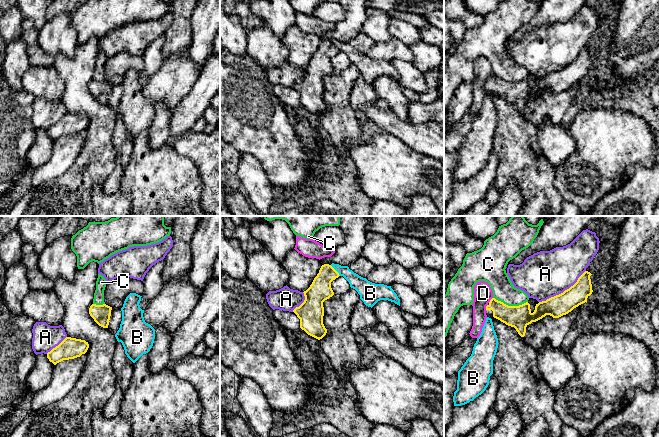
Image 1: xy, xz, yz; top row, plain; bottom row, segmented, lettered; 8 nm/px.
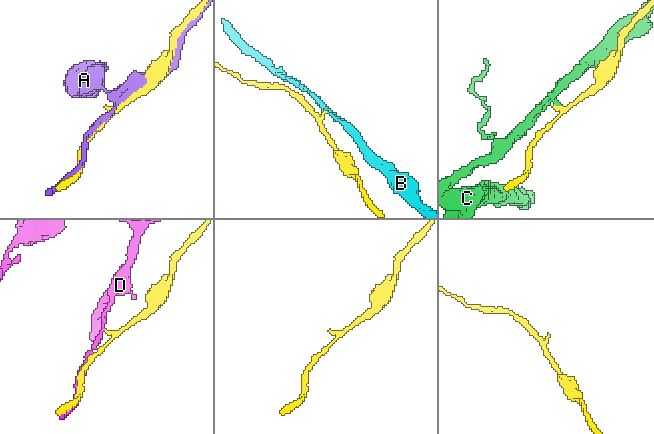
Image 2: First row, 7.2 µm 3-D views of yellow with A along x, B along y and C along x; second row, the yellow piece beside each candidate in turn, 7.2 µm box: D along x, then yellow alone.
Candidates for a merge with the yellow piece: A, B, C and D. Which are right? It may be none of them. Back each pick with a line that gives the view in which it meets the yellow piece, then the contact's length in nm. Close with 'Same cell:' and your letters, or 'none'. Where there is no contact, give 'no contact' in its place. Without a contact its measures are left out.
Same cell: none

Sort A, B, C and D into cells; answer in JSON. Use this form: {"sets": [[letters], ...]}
{"sets": [["A"], ["B"], ["C"], ["D"]]}

